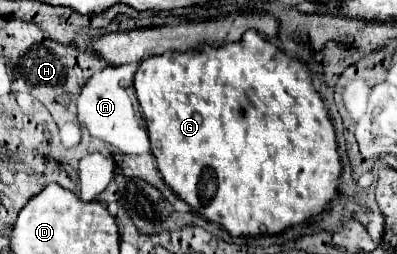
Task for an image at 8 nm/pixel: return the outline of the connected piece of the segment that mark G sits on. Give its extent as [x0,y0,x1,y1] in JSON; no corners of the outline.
[135,32,341,236]

